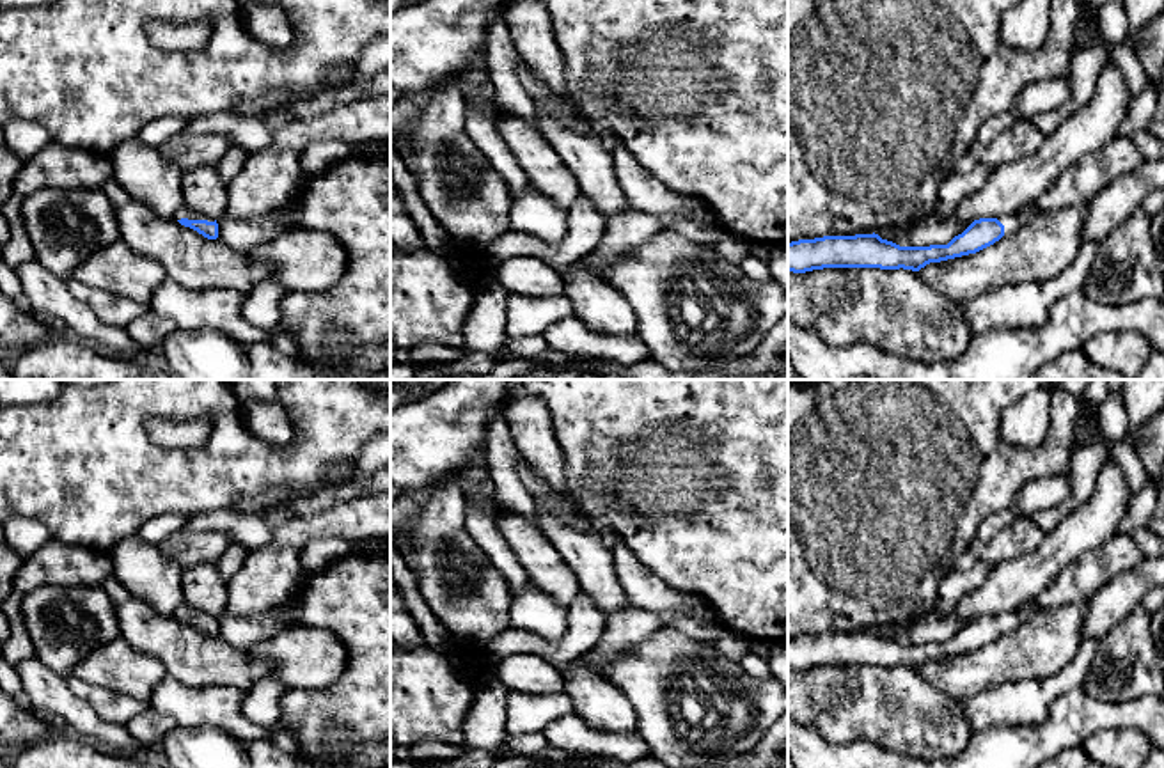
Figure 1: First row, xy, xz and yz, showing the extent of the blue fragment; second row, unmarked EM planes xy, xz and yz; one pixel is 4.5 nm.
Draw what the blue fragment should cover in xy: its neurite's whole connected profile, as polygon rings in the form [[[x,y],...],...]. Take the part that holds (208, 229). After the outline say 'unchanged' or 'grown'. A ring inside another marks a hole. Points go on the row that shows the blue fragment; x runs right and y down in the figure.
[[[181,204],[174,215],[174,218],[185,225],[190,227],[193,231],[197,231],[199,234],[202,234],[208,239],[216,239],[218,238],[218,223],[216,220],[197,213],[190,208],[186,208],[185,204]]]; grown

